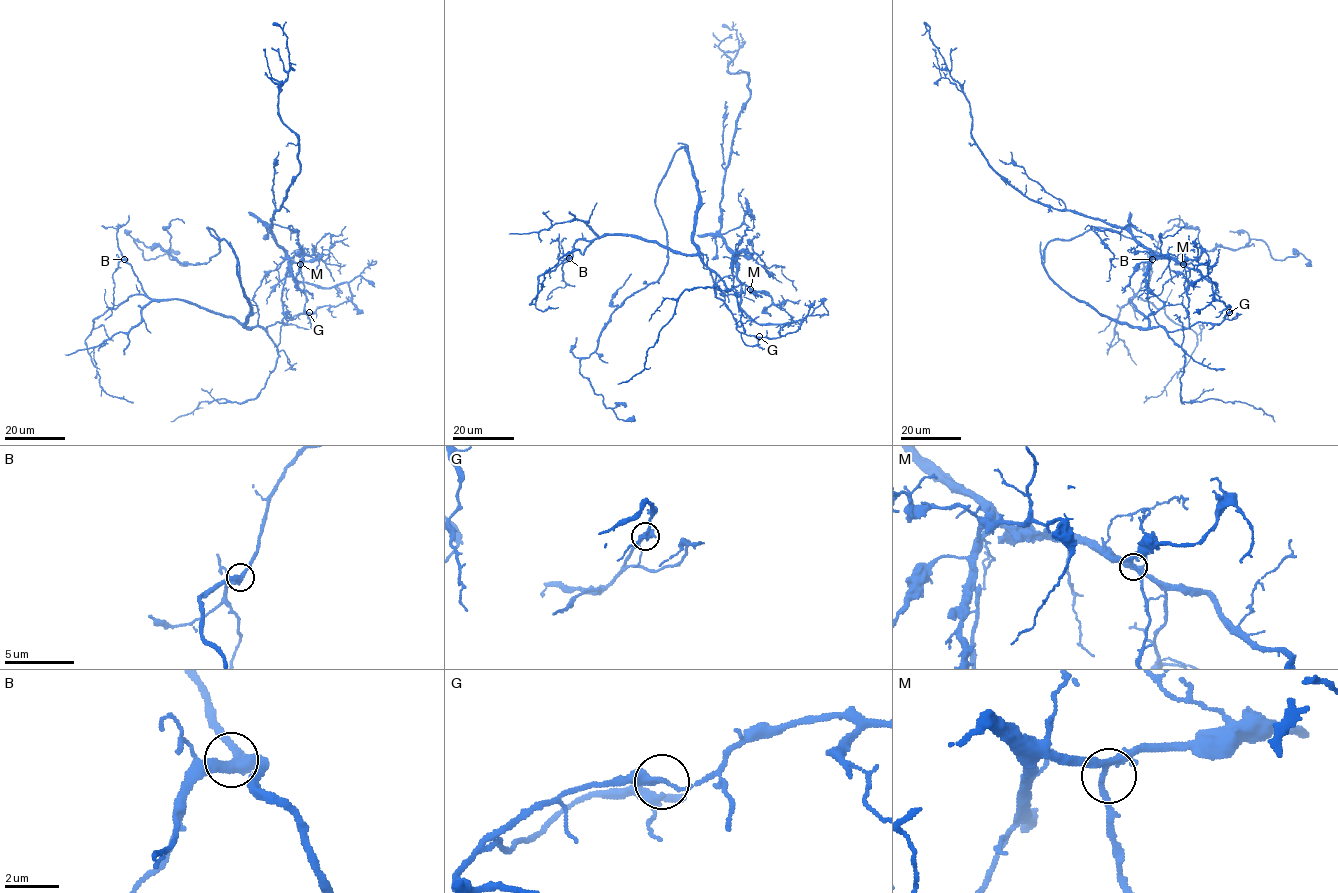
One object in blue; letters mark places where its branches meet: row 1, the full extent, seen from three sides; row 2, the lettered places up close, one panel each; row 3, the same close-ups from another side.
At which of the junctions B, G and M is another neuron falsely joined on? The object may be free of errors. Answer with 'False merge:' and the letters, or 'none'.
False merge: G

